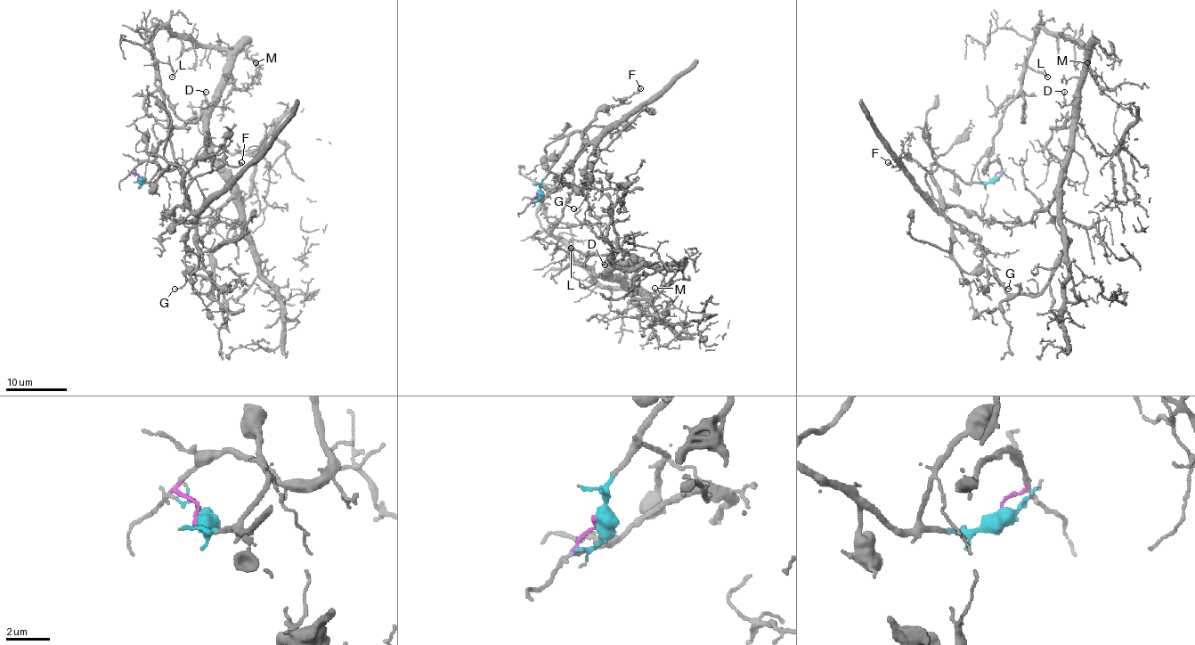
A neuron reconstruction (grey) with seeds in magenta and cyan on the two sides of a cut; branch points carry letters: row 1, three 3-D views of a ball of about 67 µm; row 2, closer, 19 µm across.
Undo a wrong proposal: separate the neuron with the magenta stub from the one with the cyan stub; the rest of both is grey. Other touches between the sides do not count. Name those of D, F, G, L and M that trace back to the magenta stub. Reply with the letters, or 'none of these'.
D, L, M

